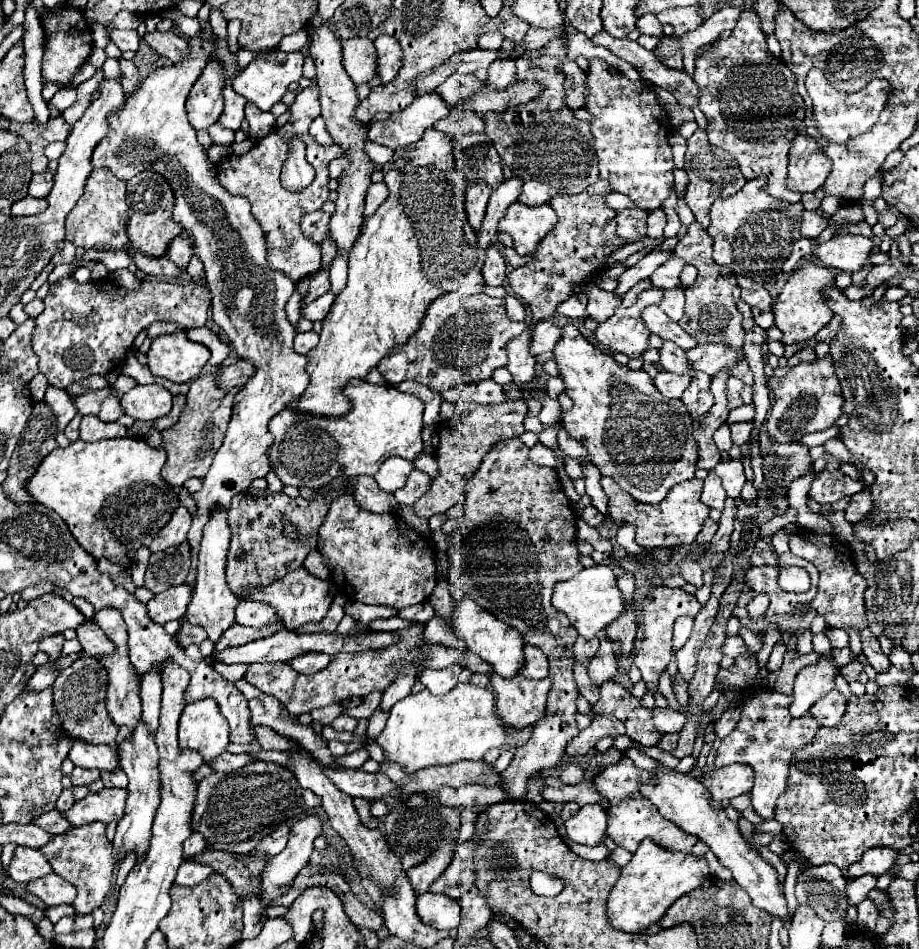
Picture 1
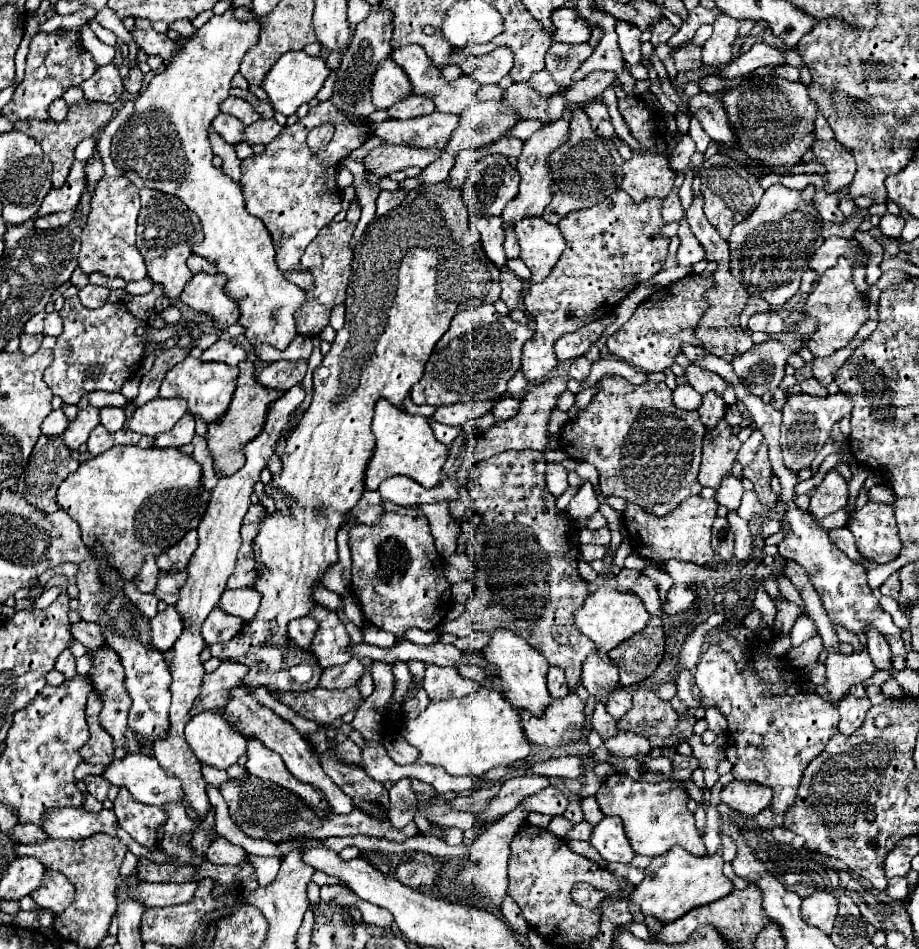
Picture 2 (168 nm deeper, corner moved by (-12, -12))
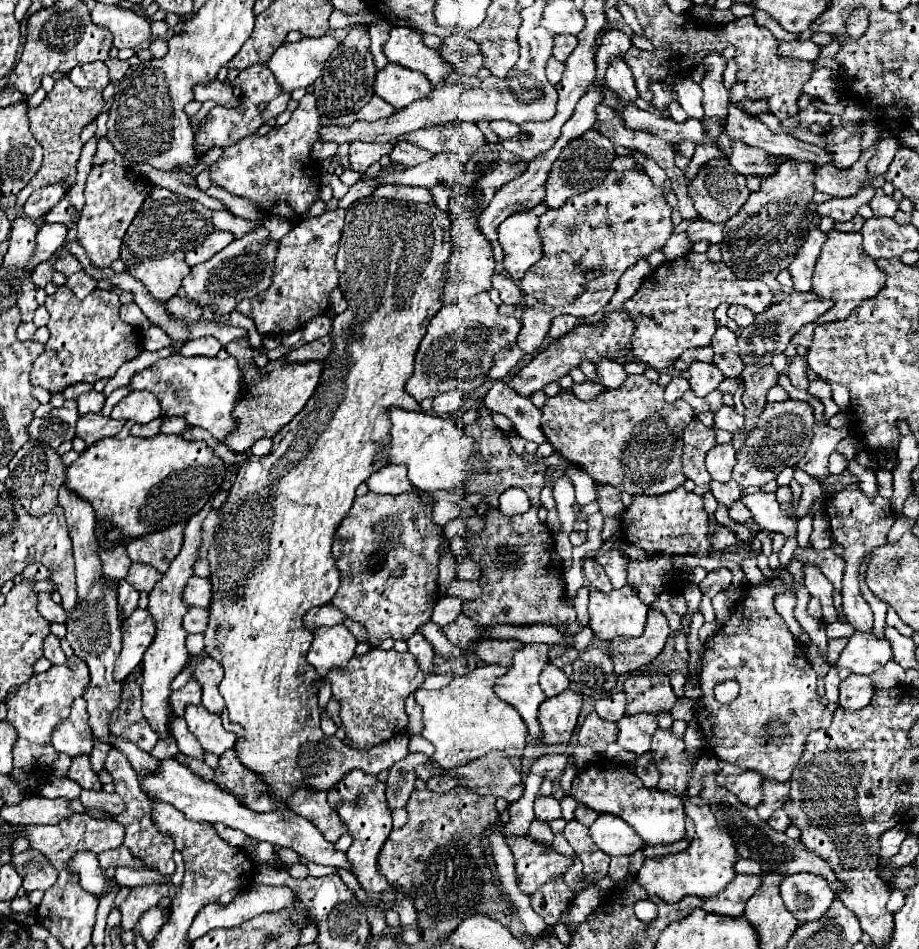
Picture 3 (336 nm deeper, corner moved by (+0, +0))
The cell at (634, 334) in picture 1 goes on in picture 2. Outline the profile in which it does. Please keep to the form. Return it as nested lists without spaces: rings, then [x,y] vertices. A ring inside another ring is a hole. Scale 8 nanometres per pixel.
[[[690,274],[684,280],[666,286],[666,290],[654,292],[636,308],[632,318],[614,336],[608,338],[608,350],[616,358],[640,368],[644,374],[664,372],[674,364],[682,342],[700,344],[692,332],[704,314],[704,308],[708,306],[704,304],[704,292],[708,288],[712,288],[710,278],[702,280],[698,274]]]

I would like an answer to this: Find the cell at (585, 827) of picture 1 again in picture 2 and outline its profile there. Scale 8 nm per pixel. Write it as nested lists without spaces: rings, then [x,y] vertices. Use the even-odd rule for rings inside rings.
[[[604,816],[592,830],[590,844],[602,854],[606,862],[628,864],[634,858],[632,846],[624,834],[624,826],[616,816]]]

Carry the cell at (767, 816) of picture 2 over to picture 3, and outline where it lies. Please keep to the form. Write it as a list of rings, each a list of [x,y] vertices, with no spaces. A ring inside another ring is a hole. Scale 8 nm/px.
[[[764,778],[764,800],[762,800],[760,808],[756,808],[760,818],[768,820],[772,816],[772,812],[776,808],[780,808],[790,798],[788,792],[790,792],[790,780],[788,782],[776,782],[776,780]]]

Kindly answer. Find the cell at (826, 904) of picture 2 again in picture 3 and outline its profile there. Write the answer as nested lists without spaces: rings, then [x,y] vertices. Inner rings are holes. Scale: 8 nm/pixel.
[[[810,872],[786,876],[780,884],[780,892],[786,908],[796,916],[800,924],[822,918],[836,898],[826,878]]]

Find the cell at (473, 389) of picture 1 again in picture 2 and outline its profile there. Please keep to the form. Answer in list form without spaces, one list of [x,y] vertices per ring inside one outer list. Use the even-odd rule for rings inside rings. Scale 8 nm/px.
[[[512,396],[498,400],[496,406],[492,408],[494,418],[498,418],[498,420],[508,420],[508,418],[512,418],[512,416],[518,412],[518,402],[520,402],[520,400],[516,400],[516,398],[512,398]]]

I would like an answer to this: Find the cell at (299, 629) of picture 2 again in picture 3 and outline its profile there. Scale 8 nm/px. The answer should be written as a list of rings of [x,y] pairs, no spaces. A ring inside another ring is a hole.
[[[332,604],[320,606],[320,608],[312,608],[312,612],[308,612],[308,616],[304,616],[304,624],[308,624],[308,628],[320,628],[320,626],[336,626],[336,624],[344,624],[346,616],[336,610]]]

